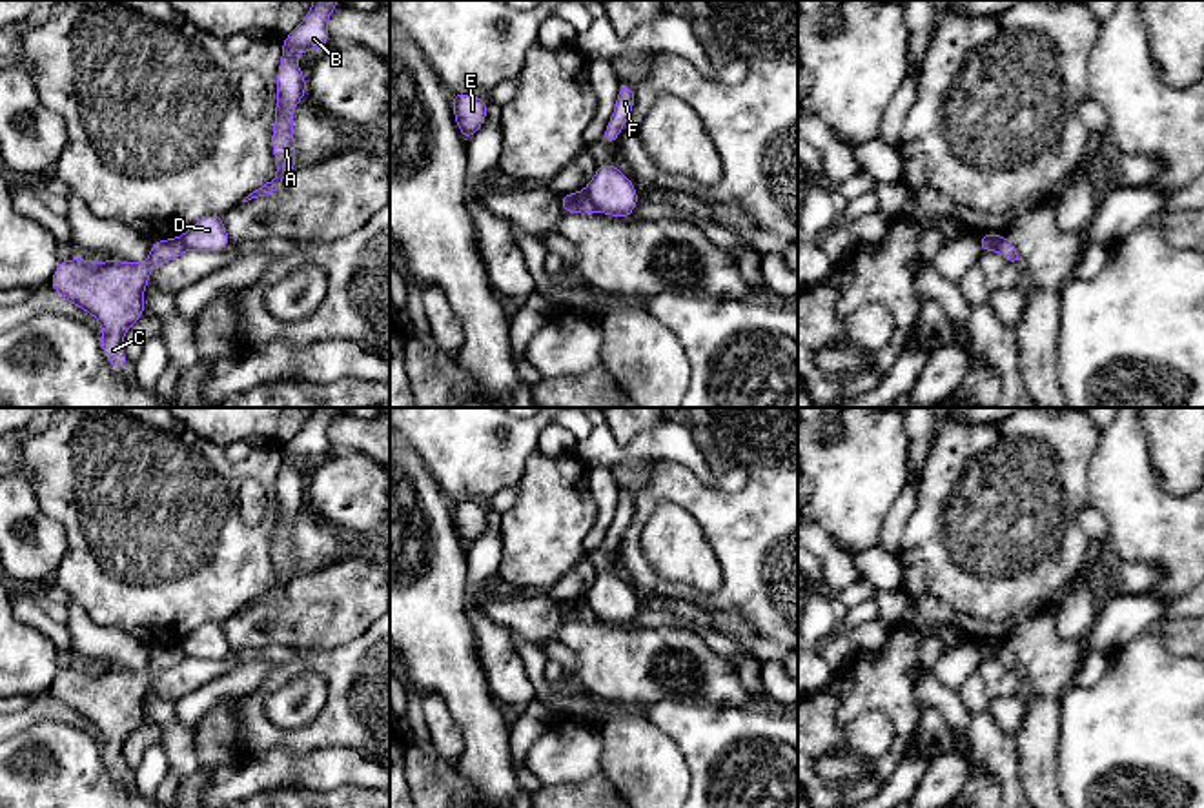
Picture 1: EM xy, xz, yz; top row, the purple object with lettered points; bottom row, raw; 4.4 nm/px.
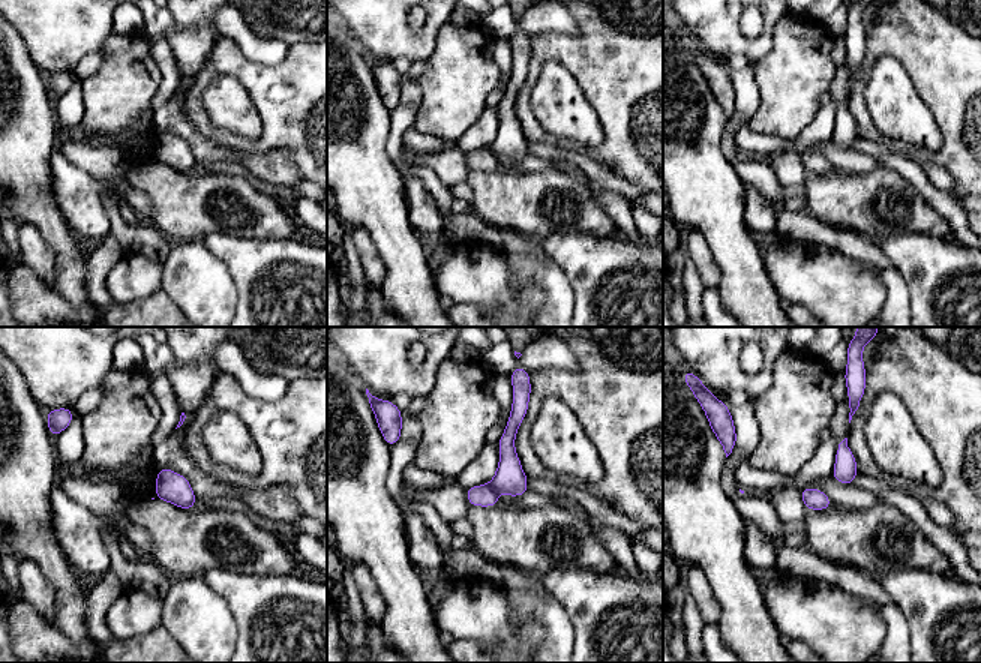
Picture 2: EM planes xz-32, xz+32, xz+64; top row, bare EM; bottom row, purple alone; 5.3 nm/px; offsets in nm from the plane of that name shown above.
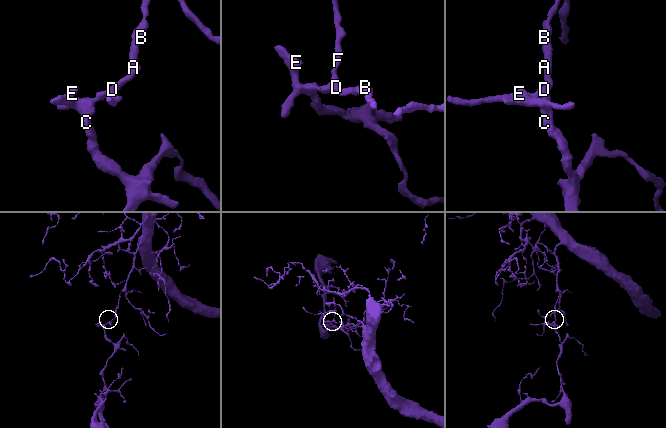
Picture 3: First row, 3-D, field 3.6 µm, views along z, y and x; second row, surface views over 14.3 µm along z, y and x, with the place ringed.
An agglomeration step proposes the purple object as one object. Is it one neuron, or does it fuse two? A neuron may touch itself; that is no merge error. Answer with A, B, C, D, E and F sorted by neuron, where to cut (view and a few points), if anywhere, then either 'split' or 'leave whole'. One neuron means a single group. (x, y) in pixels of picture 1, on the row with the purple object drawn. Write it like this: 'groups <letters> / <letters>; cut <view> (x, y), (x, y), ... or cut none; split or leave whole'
groups A B D F / C E; cut xz (583, 191), (598, 210); split

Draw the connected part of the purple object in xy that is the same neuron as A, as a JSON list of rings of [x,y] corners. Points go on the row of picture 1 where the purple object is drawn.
[[[313,0],[304,20],[281,42],[282,56],[277,71],[277,106],[271,135],[277,173],[262,187],[250,193],[242,202],[271,195],[291,175],[297,160],[293,136],[293,109],[306,96],[306,76],[297,66],[301,51],[322,51],[328,44],[328,18],[339,7],[339,0]]]

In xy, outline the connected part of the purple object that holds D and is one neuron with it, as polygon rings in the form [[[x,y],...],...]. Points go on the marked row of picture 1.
[[[208,215],[197,220],[180,238],[186,249],[208,253],[224,251],[231,244],[222,215]]]

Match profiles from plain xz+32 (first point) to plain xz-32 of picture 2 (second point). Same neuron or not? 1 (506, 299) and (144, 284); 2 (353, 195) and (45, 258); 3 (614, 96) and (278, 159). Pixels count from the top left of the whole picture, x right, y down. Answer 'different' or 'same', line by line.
1: same
2: different
3: different

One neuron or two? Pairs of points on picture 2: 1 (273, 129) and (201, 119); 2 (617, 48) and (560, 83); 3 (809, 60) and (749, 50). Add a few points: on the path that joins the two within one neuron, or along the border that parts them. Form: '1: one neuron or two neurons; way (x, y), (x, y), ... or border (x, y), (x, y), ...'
1: one neuron; way (255, 143), (236, 143), (218, 135)
2: two neurons; border (545, 62), (558, 62), (593, 105)
3: two neurons; border (779, 20), (773, 30), (773, 47), (753, 63)

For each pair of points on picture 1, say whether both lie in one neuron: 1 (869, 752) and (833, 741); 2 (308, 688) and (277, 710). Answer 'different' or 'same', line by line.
1: same
2: same

